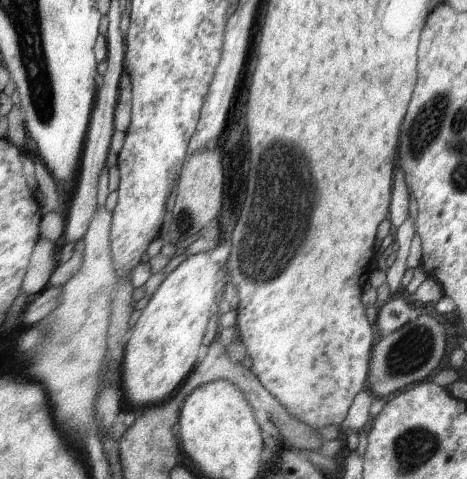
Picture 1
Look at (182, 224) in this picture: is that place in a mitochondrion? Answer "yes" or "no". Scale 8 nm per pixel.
yes

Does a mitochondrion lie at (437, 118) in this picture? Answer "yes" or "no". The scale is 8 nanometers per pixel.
yes

